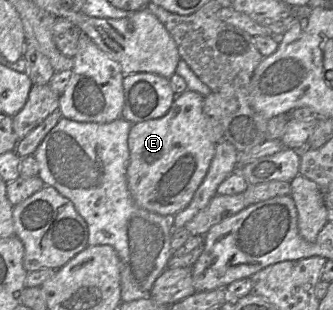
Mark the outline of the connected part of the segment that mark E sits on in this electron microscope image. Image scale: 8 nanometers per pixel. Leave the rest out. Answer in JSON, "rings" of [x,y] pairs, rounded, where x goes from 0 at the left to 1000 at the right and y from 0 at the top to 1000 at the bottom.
{"rings":[[[562,287],[529,306],[511,352],[486,377],[396,400],[384,435],[390,510],[378,571],[393,635],[417,668],[514,706],[577,645],[586,616],[619,568],[649,471],[628,435],[610,323],[613,310]]]}

